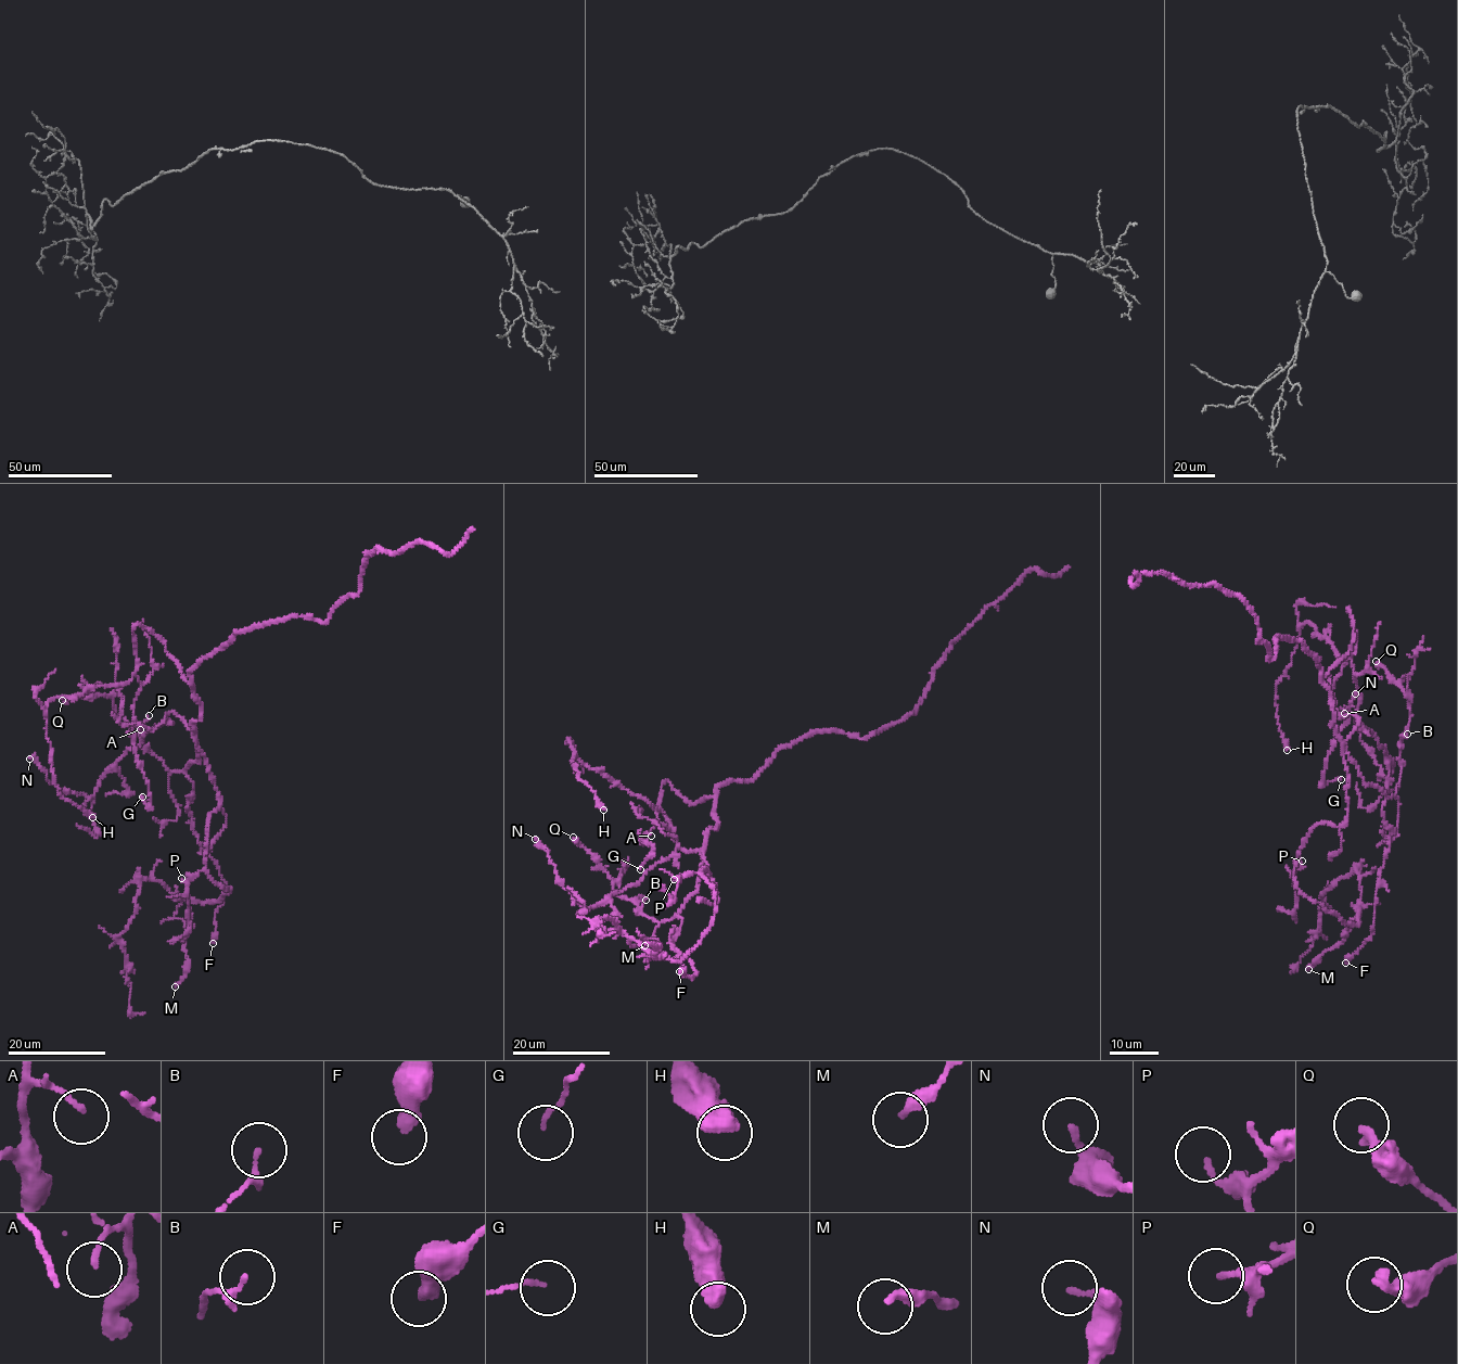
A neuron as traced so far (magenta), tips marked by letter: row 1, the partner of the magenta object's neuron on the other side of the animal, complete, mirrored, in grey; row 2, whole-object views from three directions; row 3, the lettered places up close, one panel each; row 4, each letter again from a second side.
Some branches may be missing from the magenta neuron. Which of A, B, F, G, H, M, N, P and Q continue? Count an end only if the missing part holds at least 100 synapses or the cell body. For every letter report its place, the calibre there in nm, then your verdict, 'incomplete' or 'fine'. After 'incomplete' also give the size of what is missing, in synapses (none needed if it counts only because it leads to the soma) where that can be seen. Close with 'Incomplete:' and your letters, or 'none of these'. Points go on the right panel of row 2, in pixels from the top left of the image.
A: at (1344, 713); 120 nm thick; fine
B: at (1407, 734); 170 nm thick; fine
F: at (1345, 963); 400 nm thick; fine
G: at (1341, 779); 100 nm thick; fine
H: at (1287, 750); 650 nm thick; fine
M: at (1308, 969); 280 nm thick; fine
N: at (1355, 693); 160 nm thick; fine
P: at (1302, 861); 140 nm thick; fine
Q: at (1376, 661); 280 nm thick; fine
Incomplete: none of these

